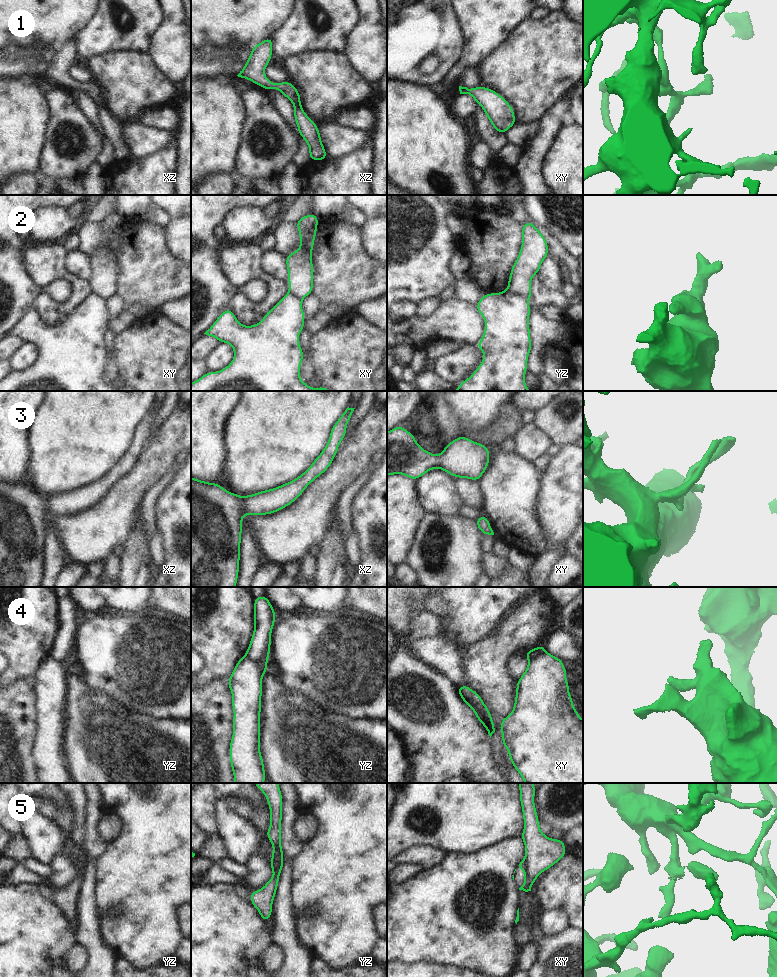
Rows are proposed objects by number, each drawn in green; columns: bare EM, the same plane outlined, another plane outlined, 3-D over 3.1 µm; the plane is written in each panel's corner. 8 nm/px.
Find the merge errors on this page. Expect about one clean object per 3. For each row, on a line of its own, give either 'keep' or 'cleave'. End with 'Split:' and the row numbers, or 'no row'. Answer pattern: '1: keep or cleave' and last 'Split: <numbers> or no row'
1: keep
2: cleave
3: keep
4: cleave
5: cleave
Split: 2, 4, 5

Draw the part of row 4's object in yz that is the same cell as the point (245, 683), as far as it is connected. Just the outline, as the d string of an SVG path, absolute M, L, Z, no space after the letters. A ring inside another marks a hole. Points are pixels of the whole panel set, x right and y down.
M245 654L227 681L234 712L229 750L234 783L264 783L266 777L260 752L263 675L262 665Z

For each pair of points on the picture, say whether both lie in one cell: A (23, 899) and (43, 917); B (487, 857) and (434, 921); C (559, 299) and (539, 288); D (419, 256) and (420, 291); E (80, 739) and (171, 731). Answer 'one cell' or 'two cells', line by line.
A: one cell
B: one cell
C: one cell
D: one cell
E: one cell

